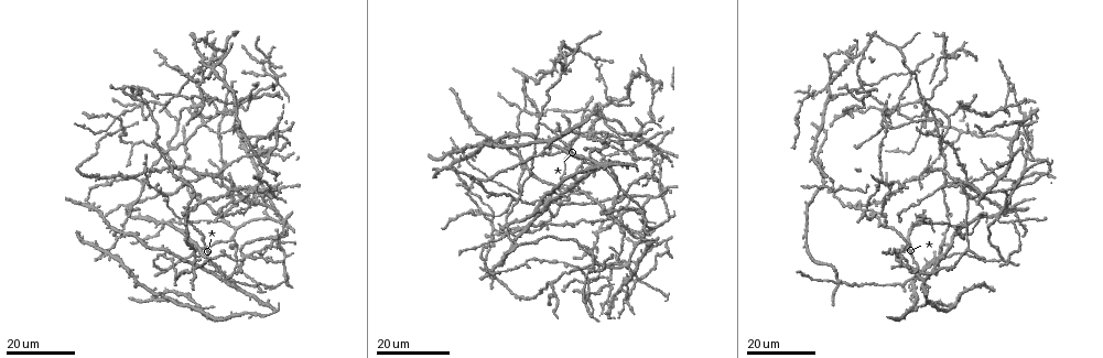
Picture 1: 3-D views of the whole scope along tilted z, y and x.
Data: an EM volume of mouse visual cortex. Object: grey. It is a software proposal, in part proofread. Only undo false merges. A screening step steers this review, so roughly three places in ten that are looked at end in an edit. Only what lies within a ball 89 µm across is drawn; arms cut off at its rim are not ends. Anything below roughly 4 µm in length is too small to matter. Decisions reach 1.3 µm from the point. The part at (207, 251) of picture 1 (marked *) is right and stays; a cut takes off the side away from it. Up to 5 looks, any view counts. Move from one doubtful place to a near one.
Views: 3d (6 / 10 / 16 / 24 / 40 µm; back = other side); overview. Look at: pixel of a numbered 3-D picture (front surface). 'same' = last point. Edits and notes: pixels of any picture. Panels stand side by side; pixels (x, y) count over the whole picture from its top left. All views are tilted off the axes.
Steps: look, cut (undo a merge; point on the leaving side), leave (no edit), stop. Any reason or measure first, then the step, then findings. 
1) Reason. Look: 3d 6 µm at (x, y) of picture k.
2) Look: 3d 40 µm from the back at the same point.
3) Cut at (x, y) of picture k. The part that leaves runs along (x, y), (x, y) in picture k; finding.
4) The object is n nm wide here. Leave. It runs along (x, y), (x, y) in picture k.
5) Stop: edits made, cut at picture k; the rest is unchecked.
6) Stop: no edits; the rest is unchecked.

Three arms meet. Look: 3d 24 µm at (158, 102) of picture 1.

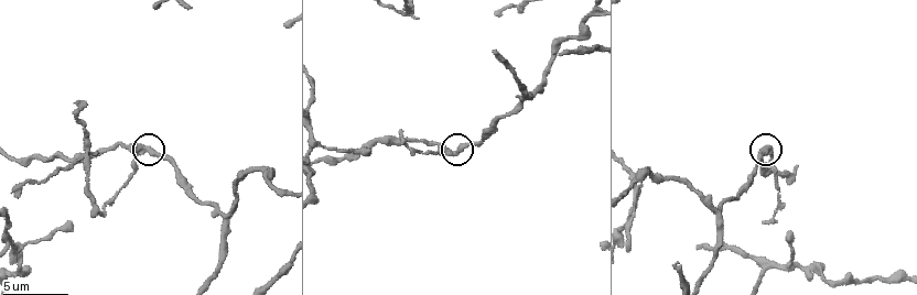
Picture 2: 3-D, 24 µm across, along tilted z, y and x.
Look: 3d 6 µm at (770, 147) of picture 2.

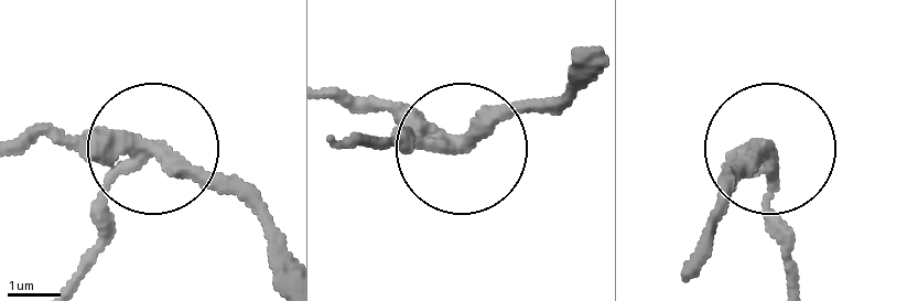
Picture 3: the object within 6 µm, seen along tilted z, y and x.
The object is 250 nm wide here. Cut at (108, 224) of picture 3. The part that leaves runs along (143, 157), (114, 184), (84, 278) in picture 3; a second cell is stuck on.

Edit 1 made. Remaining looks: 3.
See it whole again. Look: overview.

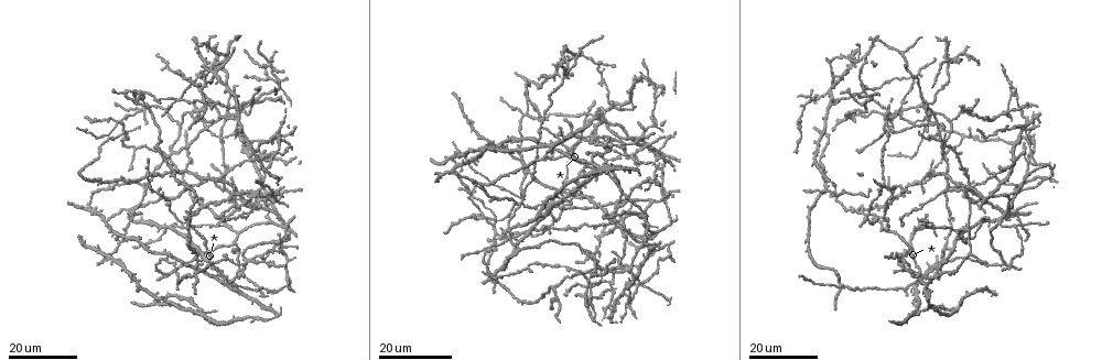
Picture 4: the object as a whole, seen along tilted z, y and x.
Look: 3d 24 µm at (228, 76) of picture 4.

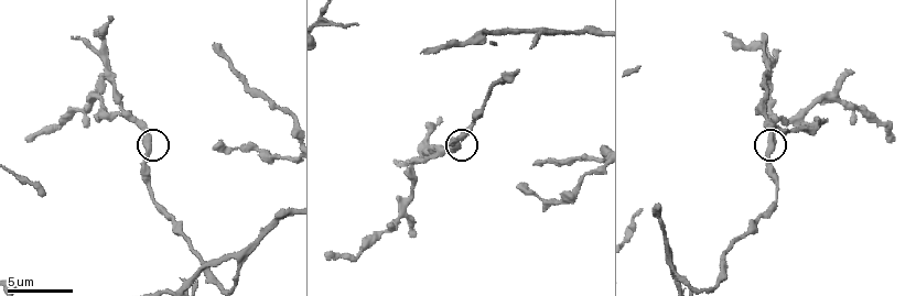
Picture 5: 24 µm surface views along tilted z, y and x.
Closer look. Look: 3d 6 µm at (459, 148) of picture 5.

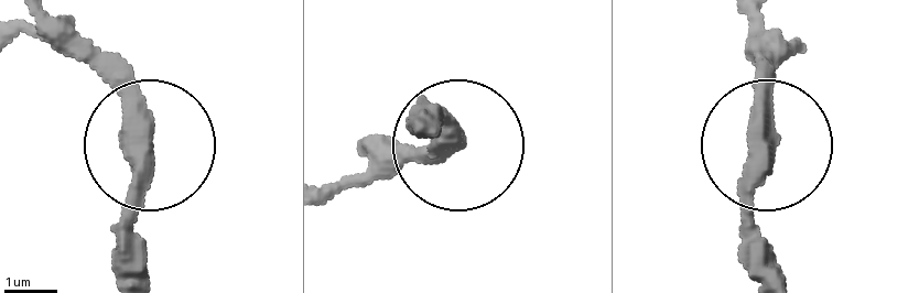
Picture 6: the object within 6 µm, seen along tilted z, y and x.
Leave. It runs along (779, 279), (754, 215), (777, 53) in picture 6; continuous, no second cell.

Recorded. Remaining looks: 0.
Stop: edits made, cut at picture 3; the rest is unchecked.

